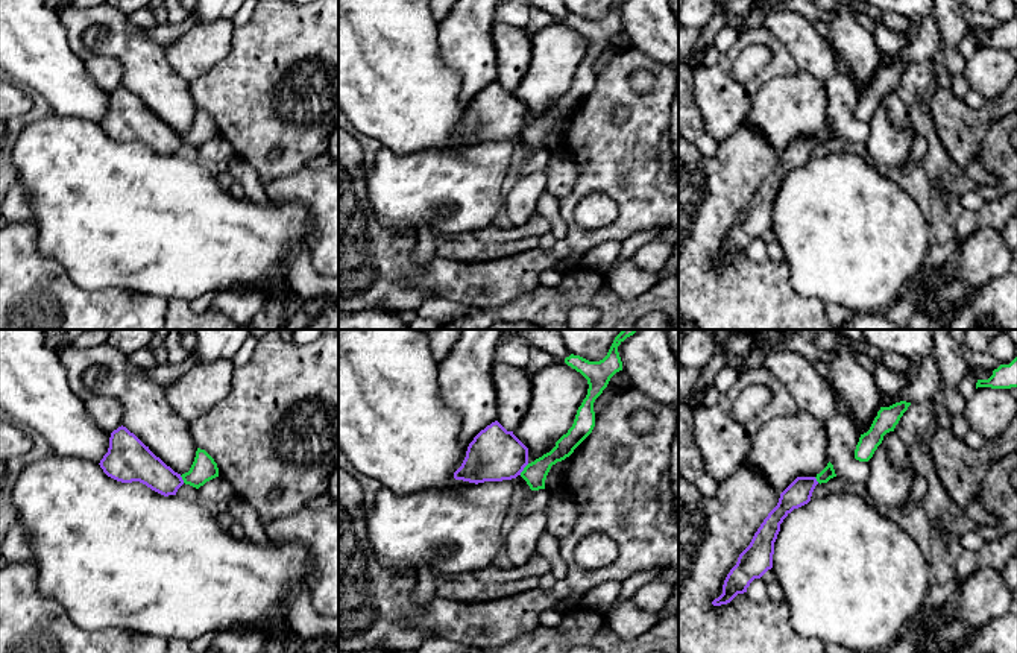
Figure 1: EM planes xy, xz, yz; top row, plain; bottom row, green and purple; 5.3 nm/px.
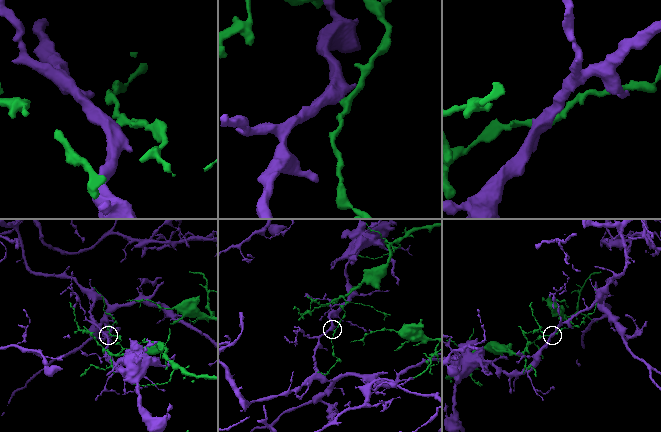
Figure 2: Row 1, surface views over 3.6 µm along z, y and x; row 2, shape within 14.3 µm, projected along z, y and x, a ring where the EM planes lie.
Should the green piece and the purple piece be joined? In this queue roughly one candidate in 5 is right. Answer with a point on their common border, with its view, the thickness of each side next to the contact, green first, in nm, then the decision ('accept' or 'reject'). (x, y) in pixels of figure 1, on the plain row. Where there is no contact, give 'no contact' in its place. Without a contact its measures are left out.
xz (524, 129) | 120/280 nm | reject

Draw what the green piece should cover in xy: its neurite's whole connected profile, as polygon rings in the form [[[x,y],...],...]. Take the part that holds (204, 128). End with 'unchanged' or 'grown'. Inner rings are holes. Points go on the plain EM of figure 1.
[[[197,108],[190,131],[182,134],[181,137],[185,144],[199,149],[206,141],[219,137],[219,128],[214,118],[205,109]]] | unchanged

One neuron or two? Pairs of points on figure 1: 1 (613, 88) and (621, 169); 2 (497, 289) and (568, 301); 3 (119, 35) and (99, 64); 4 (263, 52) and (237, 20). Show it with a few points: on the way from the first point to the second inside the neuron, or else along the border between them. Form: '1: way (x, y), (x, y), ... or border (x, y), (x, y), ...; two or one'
1: way (604, 108), (604, 149); one
2: border (539, 286), (492, 307); two
3: border (84, 61), (116, 58), (123, 84); two
4: border (252, 15), (246, 23), (234, 29); two

